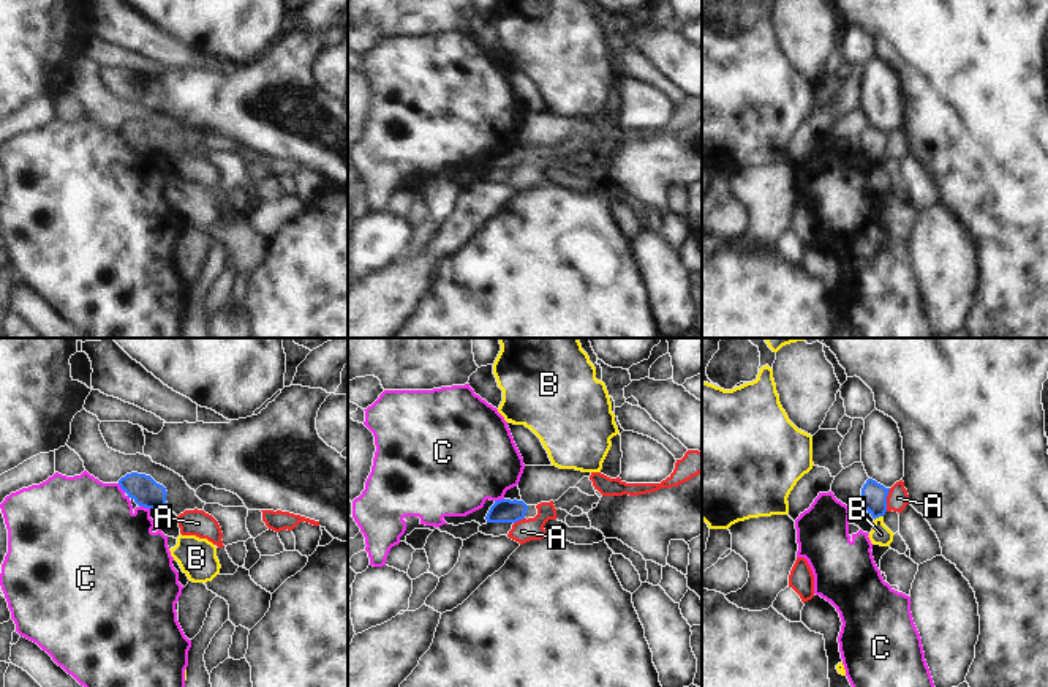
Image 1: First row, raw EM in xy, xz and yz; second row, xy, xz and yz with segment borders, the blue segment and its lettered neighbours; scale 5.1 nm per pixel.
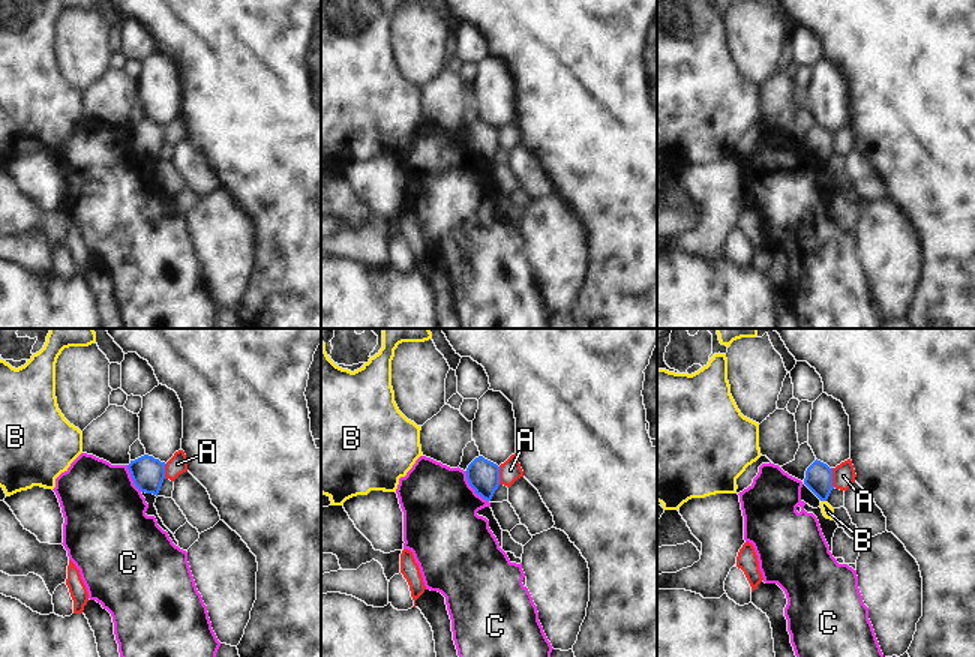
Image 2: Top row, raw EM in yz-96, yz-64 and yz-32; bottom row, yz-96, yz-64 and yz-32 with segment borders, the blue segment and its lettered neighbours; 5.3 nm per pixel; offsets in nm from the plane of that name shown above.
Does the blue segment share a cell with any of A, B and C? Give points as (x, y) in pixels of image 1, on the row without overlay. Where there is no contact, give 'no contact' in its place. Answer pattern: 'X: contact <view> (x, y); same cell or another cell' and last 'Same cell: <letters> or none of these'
A: contact yz (885, 146); another cell
B: contact yz (878, 163); another cell
C: contact xy (144, 152); another cell
Same cell: none of these

